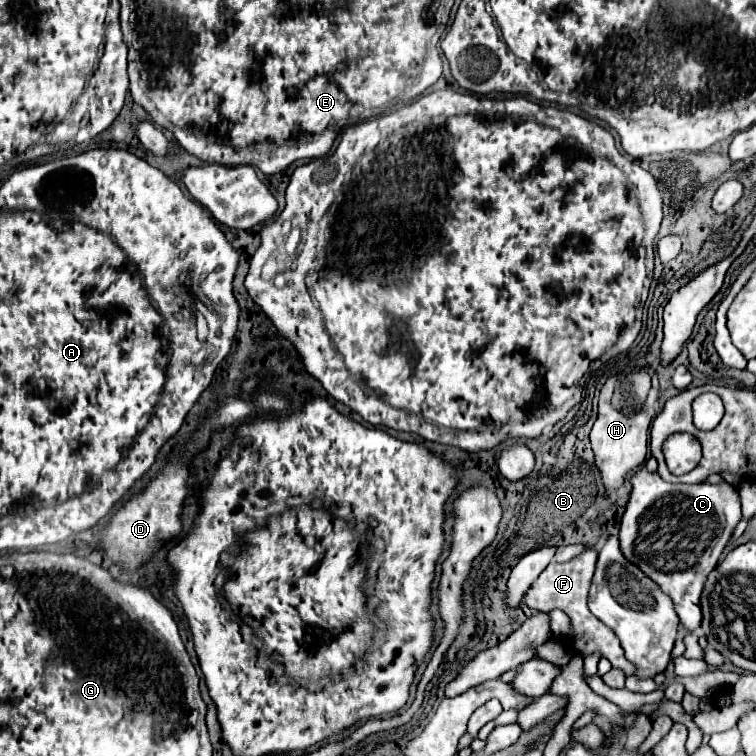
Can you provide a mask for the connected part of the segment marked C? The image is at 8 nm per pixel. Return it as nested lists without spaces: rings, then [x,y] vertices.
[[[639,466],[631,476],[631,494],[619,526],[623,556],[643,570],[671,600],[687,630],[699,628],[699,594],[741,520],[739,490],[729,484],[669,484],[657,472]]]

